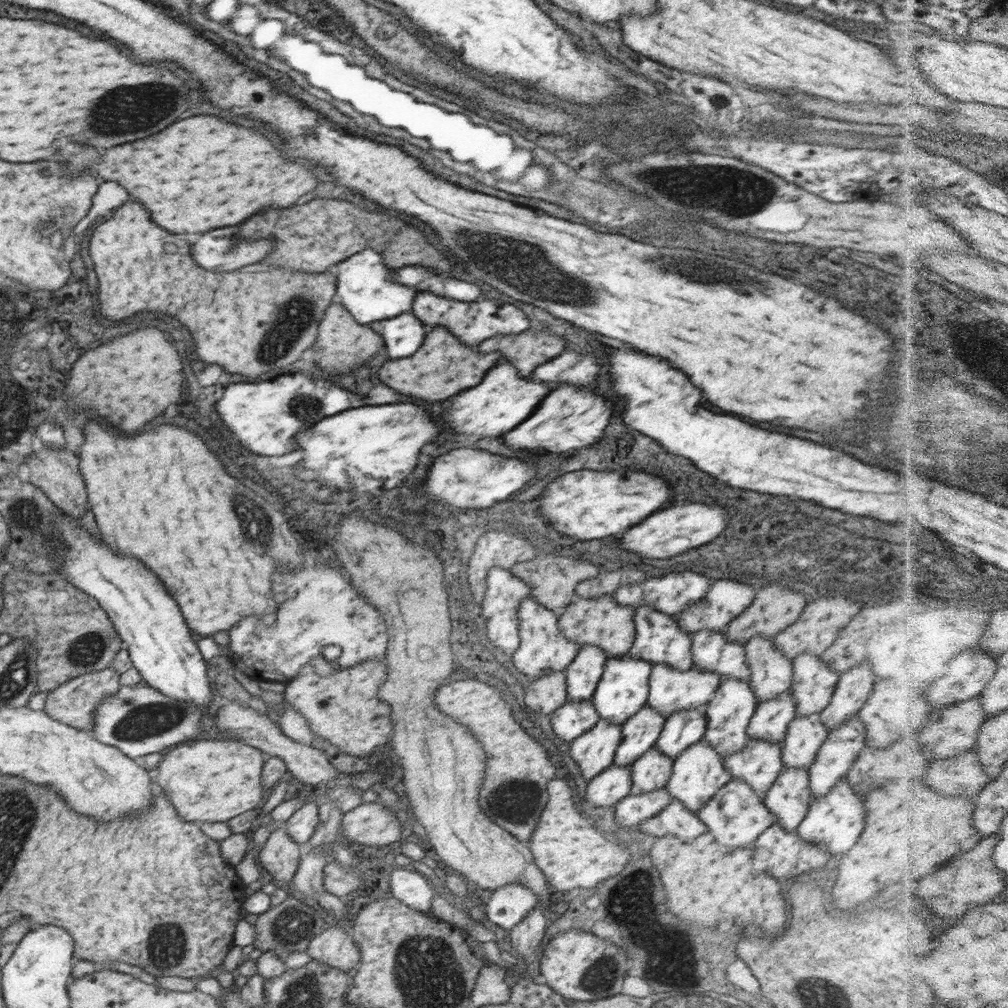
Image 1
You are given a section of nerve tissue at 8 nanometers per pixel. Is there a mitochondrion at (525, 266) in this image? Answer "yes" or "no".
yes

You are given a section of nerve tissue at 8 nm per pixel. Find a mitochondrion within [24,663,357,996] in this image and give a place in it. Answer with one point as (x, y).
(143, 719)

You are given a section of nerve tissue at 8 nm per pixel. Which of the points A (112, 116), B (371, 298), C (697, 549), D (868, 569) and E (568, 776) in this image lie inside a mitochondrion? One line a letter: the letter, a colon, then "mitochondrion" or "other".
A: mitochondrion
B: other
C: other
D: mitochondrion
E: other

